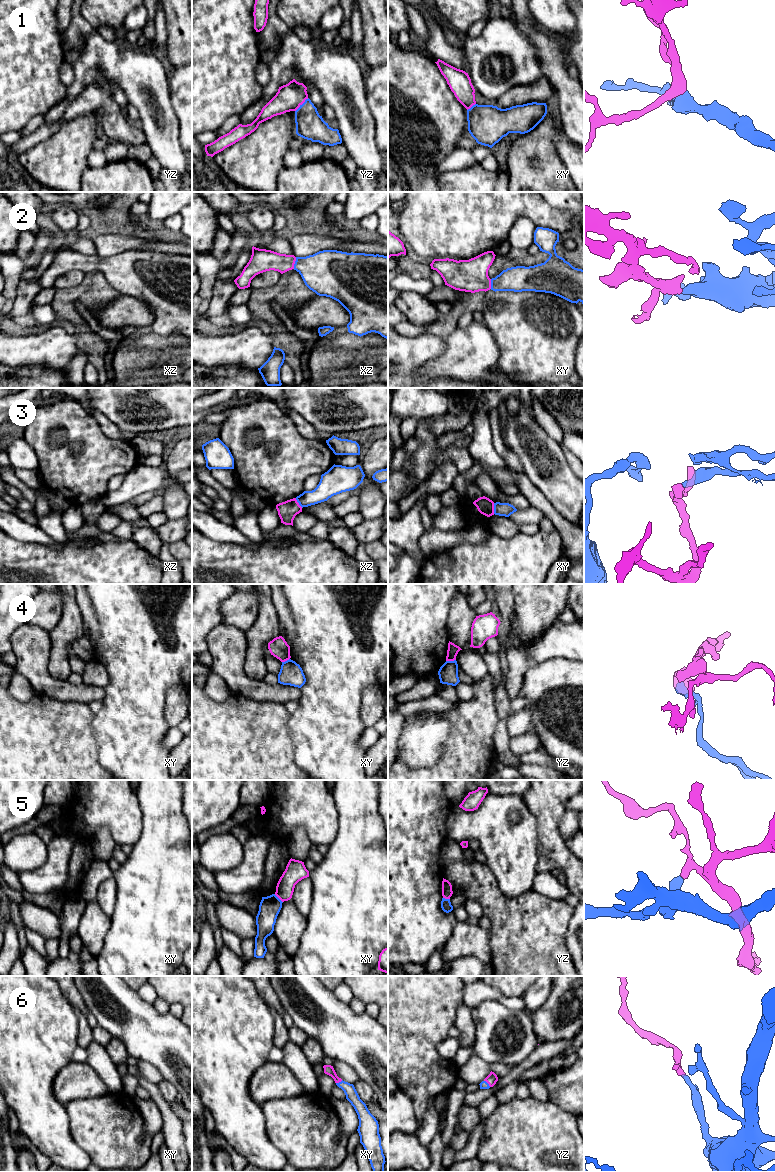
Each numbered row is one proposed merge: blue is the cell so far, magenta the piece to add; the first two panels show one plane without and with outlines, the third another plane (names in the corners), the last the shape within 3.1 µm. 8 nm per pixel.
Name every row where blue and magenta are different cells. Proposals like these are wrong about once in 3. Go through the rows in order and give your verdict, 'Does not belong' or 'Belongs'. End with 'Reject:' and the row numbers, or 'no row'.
1: Belongs
2: Belongs
3: Does not belong
4: Does not belong
5: Does not belong
6: Belongs
Reject: 3, 4, 5

